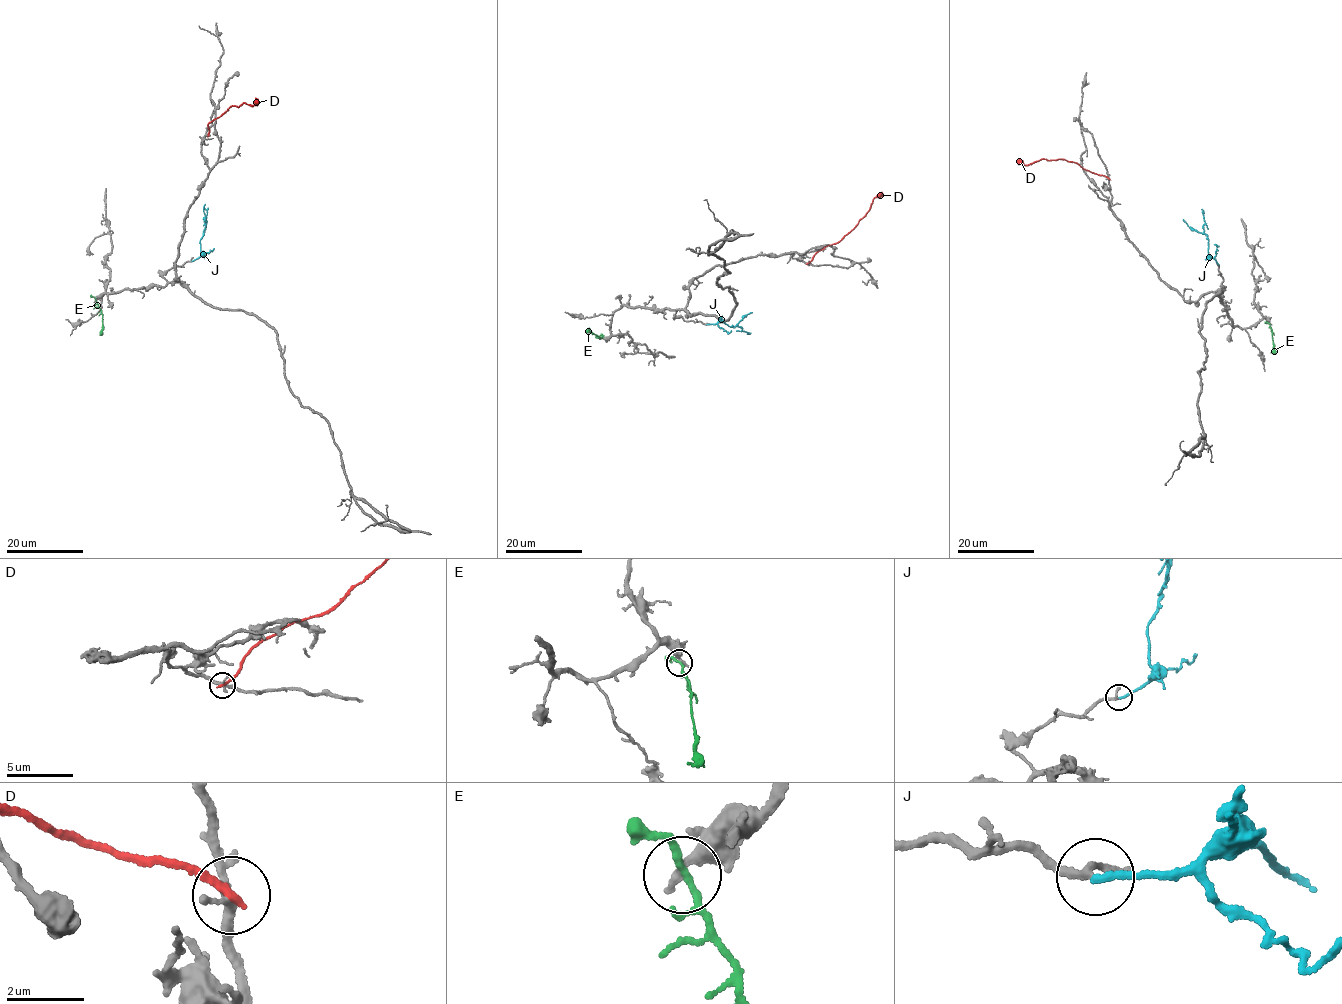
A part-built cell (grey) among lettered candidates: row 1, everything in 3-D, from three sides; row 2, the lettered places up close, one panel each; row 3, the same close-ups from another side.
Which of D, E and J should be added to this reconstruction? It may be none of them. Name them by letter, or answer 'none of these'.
J

